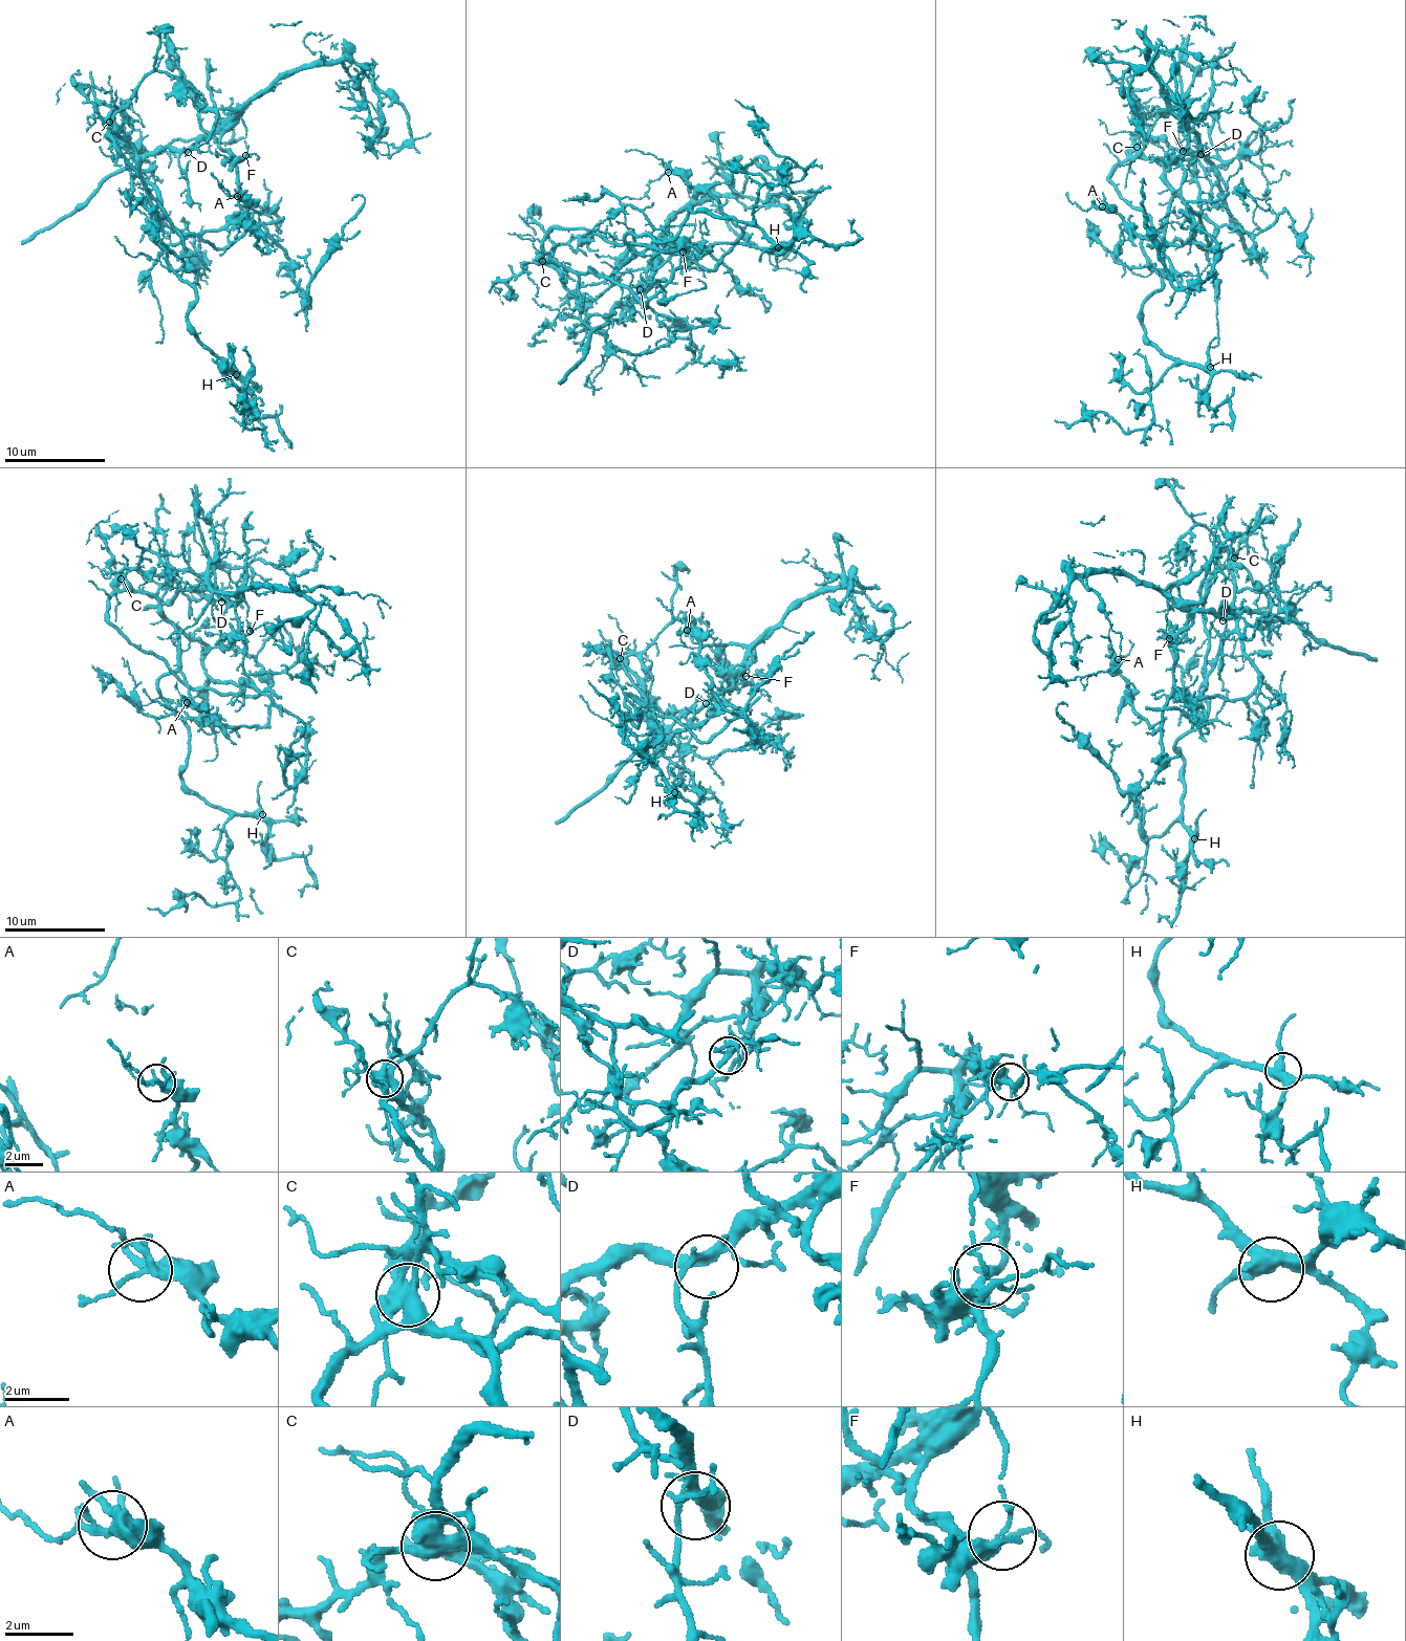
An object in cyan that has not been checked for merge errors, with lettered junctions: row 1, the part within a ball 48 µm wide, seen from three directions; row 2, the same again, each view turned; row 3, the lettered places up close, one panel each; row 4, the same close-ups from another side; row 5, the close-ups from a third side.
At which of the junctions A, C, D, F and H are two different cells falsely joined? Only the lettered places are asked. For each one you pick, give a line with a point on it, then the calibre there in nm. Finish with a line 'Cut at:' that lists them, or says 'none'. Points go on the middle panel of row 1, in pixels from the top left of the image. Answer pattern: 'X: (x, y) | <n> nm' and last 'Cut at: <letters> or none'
C: (542, 261) | 500 nm
F: (683, 252) | 130 nm
Cut at: C, F

